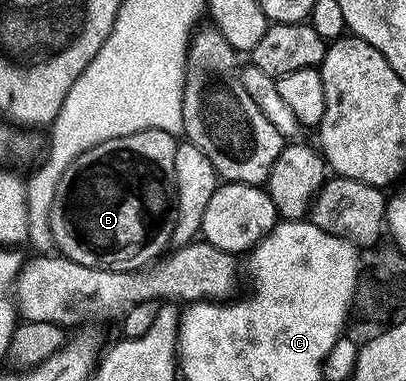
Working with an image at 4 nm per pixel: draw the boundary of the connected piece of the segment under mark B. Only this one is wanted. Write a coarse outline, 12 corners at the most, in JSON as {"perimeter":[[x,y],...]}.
{"perimeter":[[140,130],[68,159],[62,258],[139,270],[170,249],[175,148]]}

